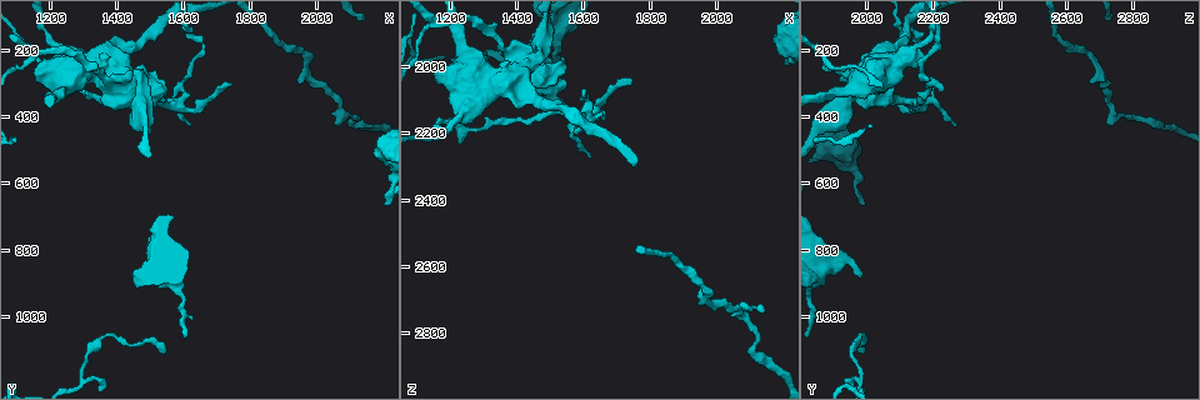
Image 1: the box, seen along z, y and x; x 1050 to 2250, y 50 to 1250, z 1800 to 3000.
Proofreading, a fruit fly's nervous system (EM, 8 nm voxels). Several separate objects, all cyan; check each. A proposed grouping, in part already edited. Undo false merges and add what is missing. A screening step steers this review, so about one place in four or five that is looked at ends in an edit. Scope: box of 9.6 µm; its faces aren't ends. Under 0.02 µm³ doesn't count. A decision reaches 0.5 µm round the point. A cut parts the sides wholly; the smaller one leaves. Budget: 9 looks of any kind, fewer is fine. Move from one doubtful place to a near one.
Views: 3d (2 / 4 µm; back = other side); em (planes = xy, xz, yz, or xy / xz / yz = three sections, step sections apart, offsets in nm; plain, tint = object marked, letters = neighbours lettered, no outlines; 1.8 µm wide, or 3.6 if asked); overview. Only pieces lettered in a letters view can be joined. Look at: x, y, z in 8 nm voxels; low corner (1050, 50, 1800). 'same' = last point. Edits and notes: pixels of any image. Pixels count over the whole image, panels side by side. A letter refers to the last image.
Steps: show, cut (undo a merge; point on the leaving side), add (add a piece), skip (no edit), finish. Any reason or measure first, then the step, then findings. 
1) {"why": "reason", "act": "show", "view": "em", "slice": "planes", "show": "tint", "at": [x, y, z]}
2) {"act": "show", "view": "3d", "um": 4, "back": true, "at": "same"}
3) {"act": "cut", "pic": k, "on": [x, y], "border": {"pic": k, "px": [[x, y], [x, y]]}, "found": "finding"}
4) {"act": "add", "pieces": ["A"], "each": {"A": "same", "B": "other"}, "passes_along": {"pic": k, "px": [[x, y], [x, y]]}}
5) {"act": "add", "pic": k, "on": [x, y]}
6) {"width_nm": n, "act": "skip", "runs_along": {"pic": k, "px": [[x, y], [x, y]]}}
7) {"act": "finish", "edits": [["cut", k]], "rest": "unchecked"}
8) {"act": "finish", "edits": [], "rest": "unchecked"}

{"why": "four-way junction", "act": "show", "view": "em", "um": 3.6, "slice": "yz", "step": 8, "show": "letters", "at": [1470, 290, 1980]}

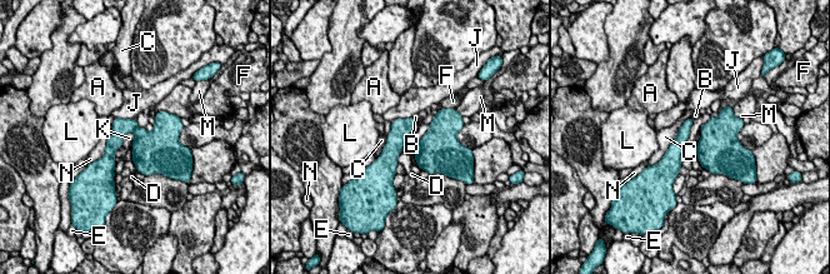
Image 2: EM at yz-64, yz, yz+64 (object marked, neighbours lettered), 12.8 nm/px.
{"width_nm": 160, "act": "skip", "each": {"A": "other", "B": "other", "C": "other", "D": "other", "E": "other", "F": "other", "J": "other", "K": "other", "L": "other", "M": "other", "N": "other"}, "border": {"pic": 2, "px": [[133, 130], [124, 136], [121, 145]]}, "found": "all the same cell"}

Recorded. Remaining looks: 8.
{"why": "an open end", "act": "show", "view": "em", "um": 3.6, "slice": "xy", "step": 4, "show": "tint", "at": [1630, 410, 2270]}

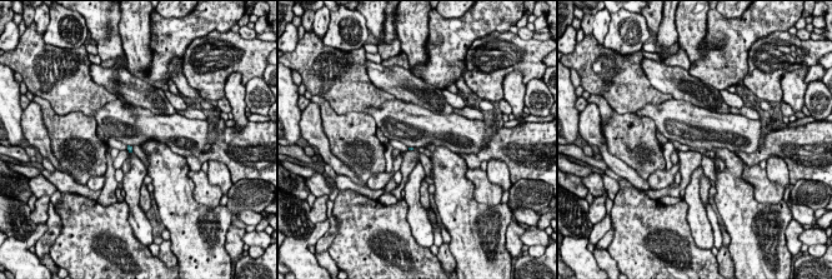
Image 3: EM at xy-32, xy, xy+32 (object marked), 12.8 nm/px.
{"act": "show", "view": "em", "um": 3.6, "slice": "planes", "show": "letters", "at": "same"}

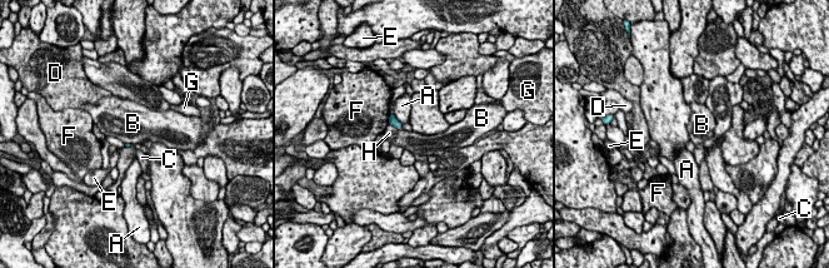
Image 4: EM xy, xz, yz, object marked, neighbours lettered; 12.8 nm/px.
{"act": "skip", "each": {"A": "other", "B": "other", "C": "other", "D": "other", "E": "other", "F": "other", "G": "other", "H": "other"}, "border": {"pic": 4, "px": [[398, 128], [401, 129]]}, "found": "none of them fits"}

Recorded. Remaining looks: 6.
{"why": "an open end", "act": "show", "view": "em", "slice": "xz", "step": 4, "show": "tint", "at": [1510, 880, 1990]}

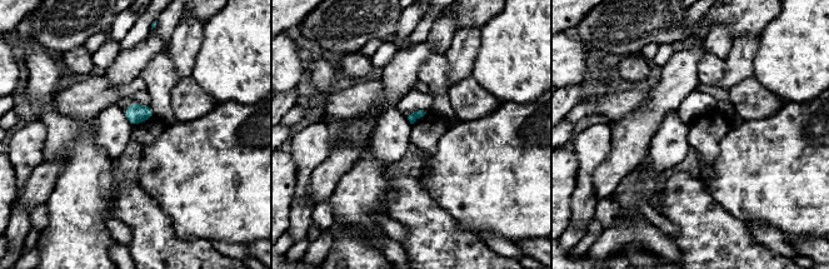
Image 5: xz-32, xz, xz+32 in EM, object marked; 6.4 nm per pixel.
{"act": "show", "view": "em", "slice": "xz", "step": 4, "show": "letters", "at": "same"}

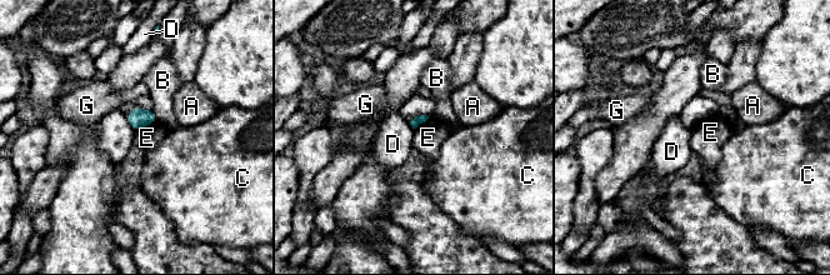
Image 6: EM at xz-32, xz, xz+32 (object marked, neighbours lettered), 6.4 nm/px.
{"act": "skip", "each": {"A": "other", "B": "other", "C": "other", "D": "other", "E": "other", "G": "other"}, "border": {"pic": 6, "px": [[158, 120], [141, 126], [136, 131]]}, "found": "none of them fits"}

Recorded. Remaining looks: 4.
{"why": "sharp bend", "act": "show", "view": "3d", "um": 2, "at": [1670, 190, 2150]}

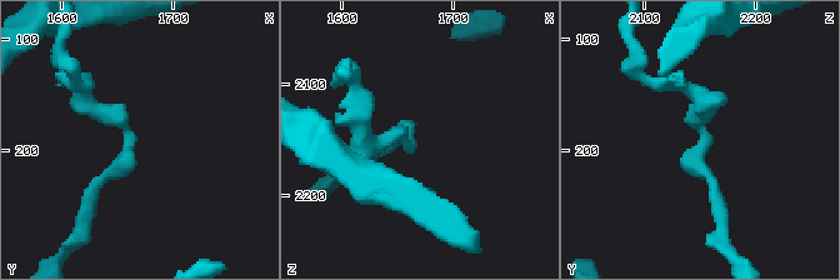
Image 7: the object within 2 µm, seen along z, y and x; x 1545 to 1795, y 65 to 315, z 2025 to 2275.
{"act": "show", "view": "em", "slice": "xz", "step": 16, "show": "tint", "at": [1658, 186, 2152]}

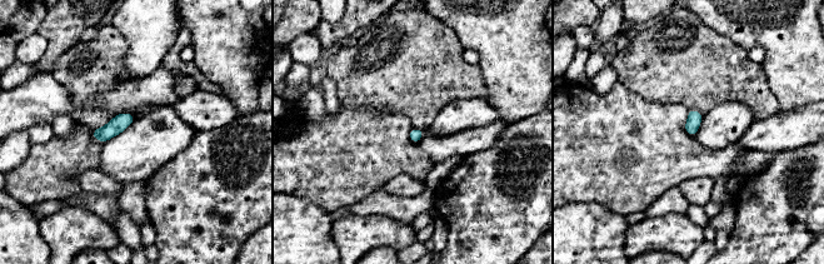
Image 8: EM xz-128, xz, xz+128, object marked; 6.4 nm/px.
{"act": "show", "view": "em", "slice": "planes", "show": "letters", "at": "same"}

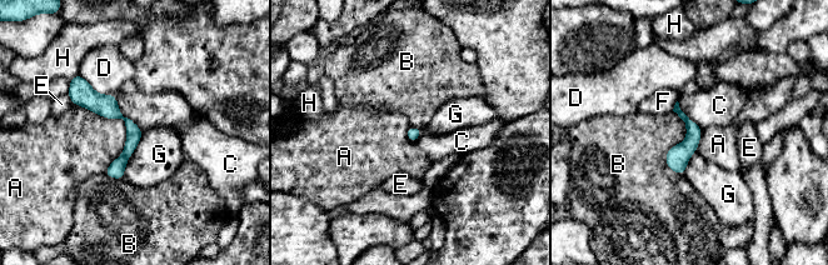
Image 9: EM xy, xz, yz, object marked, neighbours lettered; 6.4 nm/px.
{"act": "skip", "each": {"A": "other", "B": "other", "C": "other", "D": "other", "E": "other", "F": "other", "G": "other", "H": "other"}, "border": {"pic": 9, "px": [[73, 104], [124, 121], [104, 173]]}, "found": "continuous, no second cell"}

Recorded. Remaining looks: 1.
{"act": "finish", "edits": [], "rest": "unchecked"}

